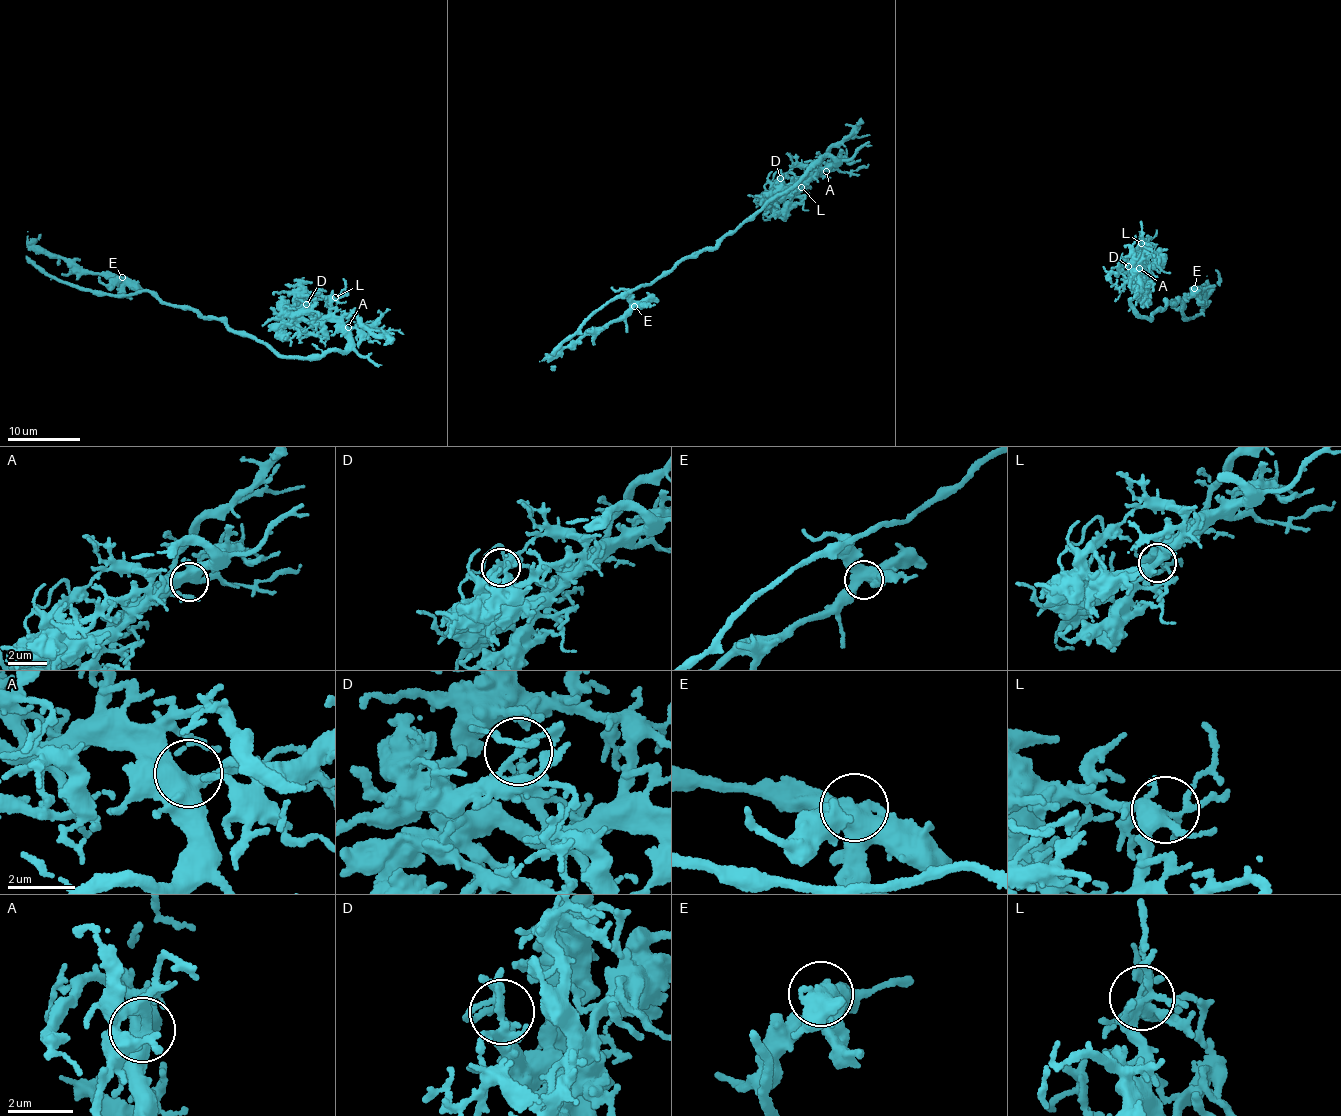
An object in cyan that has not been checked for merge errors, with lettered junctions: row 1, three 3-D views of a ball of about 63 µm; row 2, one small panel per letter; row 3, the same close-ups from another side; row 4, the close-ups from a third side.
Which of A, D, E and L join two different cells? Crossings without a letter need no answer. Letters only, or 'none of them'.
none of them

